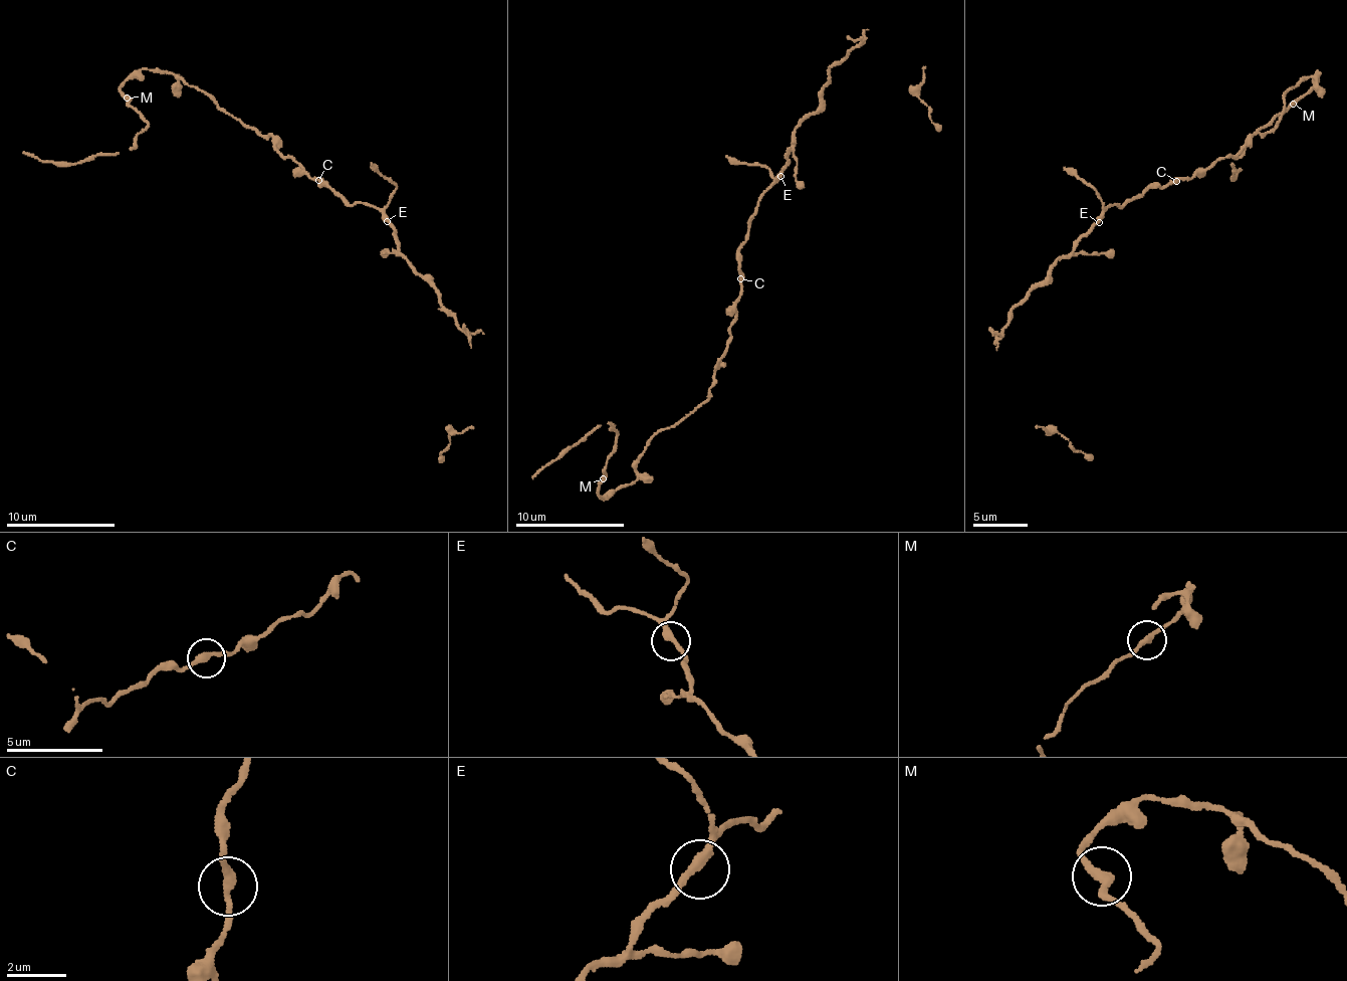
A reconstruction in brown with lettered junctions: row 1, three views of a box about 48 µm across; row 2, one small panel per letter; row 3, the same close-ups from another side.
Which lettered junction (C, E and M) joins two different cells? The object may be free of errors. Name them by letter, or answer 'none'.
none

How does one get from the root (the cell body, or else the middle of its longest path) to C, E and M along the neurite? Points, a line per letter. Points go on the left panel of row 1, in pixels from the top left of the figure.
C: (304, 174), (312, 179), (319, 178), (318, 180)
E: (304, 174), (312, 179), (322, 178), (319, 185), (329, 184), (351, 204), (370, 205), (387, 221)
M: (304, 174), (269, 134), (257, 135), (178, 75), (131, 75), (120, 88), (127, 99)

